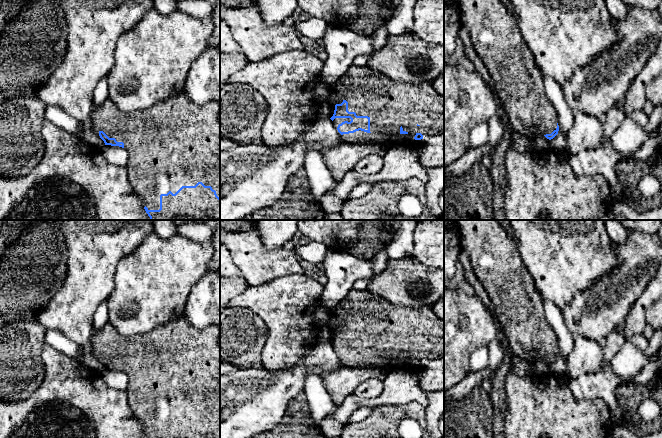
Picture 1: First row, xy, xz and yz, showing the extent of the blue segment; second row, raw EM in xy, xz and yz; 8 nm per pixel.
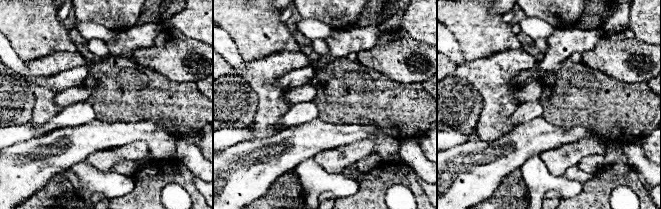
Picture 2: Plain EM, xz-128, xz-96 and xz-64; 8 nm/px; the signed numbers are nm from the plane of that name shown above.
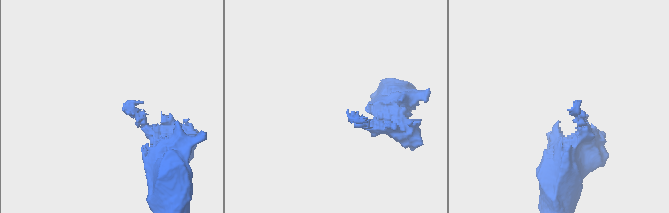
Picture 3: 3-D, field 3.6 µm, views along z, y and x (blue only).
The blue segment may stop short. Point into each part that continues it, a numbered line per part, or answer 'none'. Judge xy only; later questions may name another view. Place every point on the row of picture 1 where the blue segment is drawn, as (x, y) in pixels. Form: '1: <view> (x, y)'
1: xy (174, 143)

